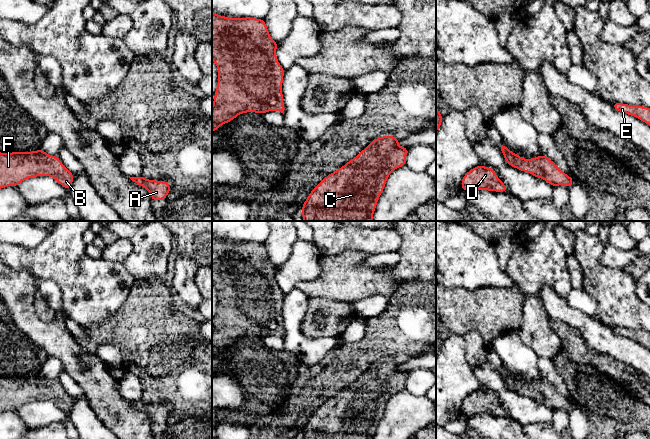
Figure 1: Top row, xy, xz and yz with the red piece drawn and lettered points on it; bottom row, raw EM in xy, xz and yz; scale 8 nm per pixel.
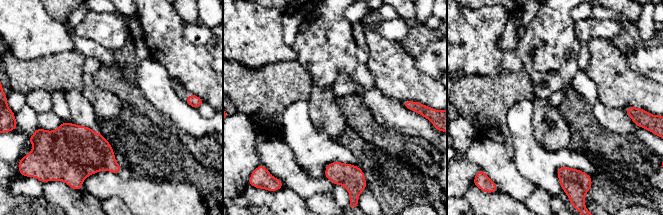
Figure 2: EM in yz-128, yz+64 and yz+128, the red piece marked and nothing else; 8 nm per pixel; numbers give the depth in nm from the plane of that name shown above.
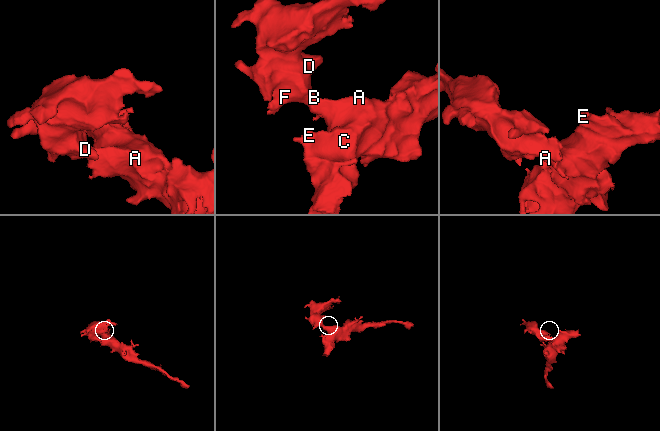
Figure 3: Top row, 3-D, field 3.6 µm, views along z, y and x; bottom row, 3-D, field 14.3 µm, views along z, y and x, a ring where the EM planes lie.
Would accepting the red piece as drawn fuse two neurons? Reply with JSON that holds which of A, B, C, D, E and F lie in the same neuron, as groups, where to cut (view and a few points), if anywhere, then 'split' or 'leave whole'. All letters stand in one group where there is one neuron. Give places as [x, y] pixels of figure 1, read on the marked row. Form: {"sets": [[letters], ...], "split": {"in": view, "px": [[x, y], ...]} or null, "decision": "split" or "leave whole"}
{"sets": [["A", "B", "C", "D", "E", "F"]], "split": null, "decision": "leave whole"}

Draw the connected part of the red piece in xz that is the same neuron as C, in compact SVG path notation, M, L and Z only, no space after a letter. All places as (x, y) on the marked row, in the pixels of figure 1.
M392 135L373 139L356 157L344 166L327 175L308 195L302 205L303 221L373 221L377 201L382 194L386 181L393 170L406 166L408 147L399 147L400 139Z

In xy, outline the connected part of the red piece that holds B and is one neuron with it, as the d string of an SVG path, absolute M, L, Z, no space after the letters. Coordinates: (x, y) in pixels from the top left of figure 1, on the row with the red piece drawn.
M42 148L32 152L0 152L0 189L16 187L20 182L36 176L50 176L67 190L71 188L74 180L74 175L61 163L59 157L45 153Z

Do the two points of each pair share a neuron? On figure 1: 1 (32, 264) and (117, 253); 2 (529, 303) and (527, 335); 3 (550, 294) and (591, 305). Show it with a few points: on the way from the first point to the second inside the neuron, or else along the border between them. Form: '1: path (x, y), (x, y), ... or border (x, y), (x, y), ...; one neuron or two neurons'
1: border (102, 257), (122, 262); two neurons
2: path (529, 311), (529, 327); one neuron
3: border (566, 298), (570, 305), (585, 314); two neurons

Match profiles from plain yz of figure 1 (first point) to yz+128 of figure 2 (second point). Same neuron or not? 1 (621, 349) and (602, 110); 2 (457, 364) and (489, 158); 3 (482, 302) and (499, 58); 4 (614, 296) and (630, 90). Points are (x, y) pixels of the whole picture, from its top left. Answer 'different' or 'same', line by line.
1: same
2: different
3: different
4: same

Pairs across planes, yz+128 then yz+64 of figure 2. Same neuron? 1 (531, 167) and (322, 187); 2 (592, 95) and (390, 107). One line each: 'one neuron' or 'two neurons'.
1: two neurons
2: two neurons

